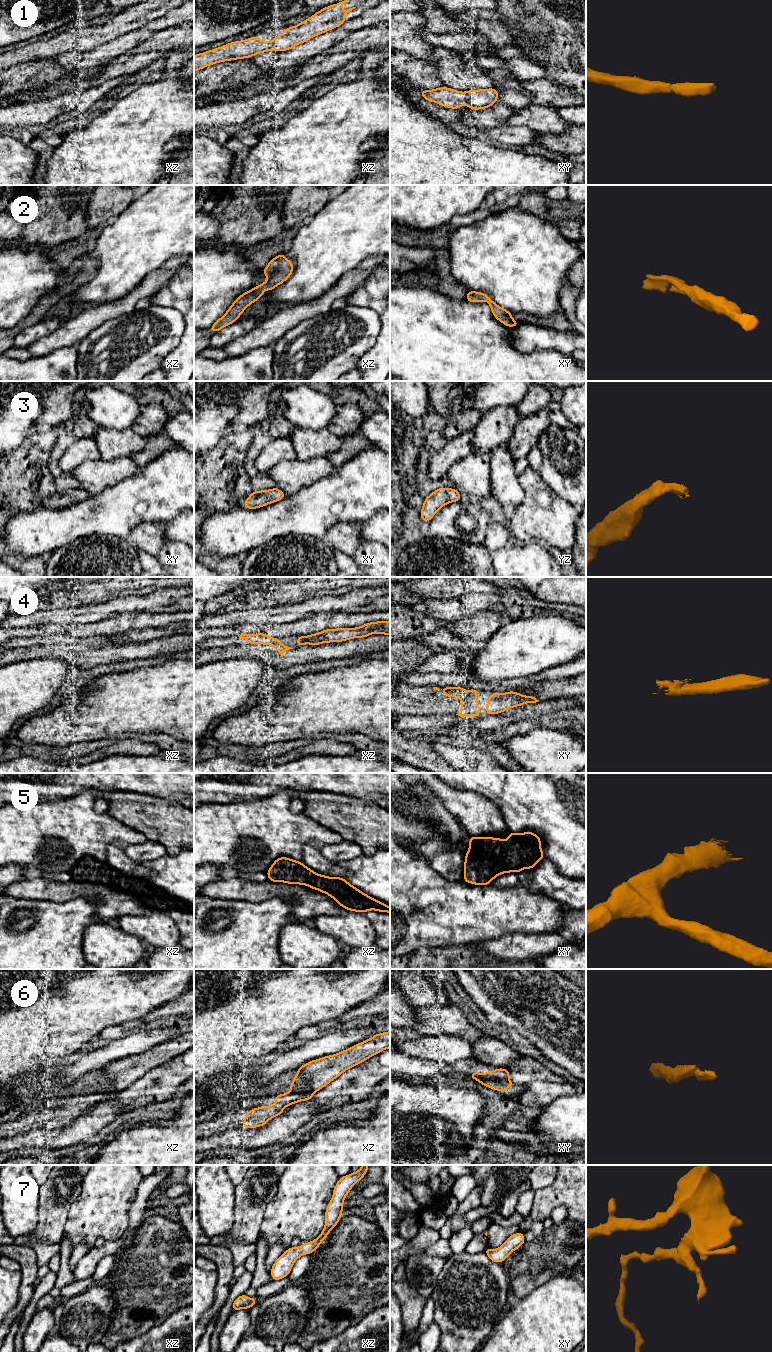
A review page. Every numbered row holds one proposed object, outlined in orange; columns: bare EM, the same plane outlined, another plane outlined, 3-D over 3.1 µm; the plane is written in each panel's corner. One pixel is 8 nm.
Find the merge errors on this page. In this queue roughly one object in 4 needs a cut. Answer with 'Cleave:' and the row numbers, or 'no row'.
Cleave: 6

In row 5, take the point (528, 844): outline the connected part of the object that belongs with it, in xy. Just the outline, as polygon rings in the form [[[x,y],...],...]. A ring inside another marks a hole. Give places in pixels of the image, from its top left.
[[[510,831],[507,840],[470,836],[469,849],[464,861],[464,882],[473,885],[490,885],[491,881],[500,874],[520,873],[523,869],[534,868],[542,858],[545,858],[545,855],[541,849],[541,839],[531,831],[522,834]]]

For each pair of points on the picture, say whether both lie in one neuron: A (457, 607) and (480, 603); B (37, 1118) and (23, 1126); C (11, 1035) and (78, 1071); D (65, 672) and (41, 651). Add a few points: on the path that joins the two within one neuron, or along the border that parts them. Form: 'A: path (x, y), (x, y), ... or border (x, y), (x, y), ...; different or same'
A: path (463, 606), (474, 603); same
B: path (34, 1120), (26, 1123); same
C: border (62, 1066), (44, 1075); different
D: border (27, 659), (59, 658), (73, 665); different

